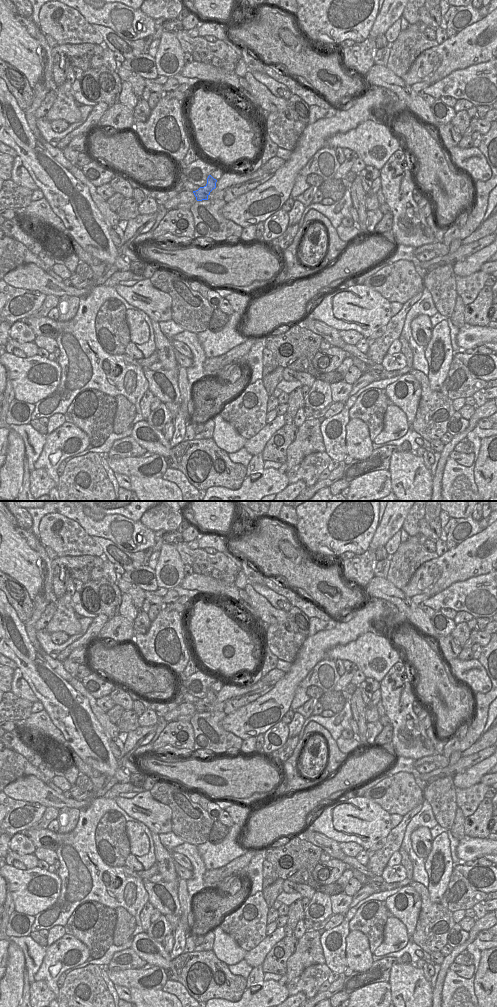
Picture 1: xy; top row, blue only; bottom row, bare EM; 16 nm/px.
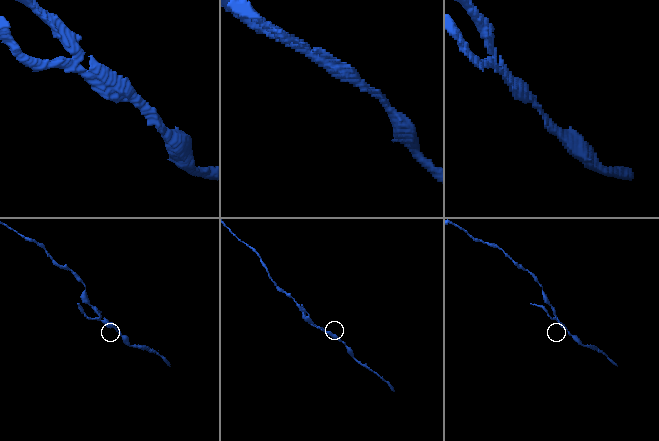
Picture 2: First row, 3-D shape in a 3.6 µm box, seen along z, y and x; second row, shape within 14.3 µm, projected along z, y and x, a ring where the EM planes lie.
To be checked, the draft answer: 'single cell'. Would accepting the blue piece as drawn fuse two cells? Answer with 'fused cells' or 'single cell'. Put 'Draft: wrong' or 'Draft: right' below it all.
fused cells
Draft: wrong

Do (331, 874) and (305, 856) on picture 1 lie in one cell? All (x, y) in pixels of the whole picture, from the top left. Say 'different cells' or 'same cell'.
different cells

